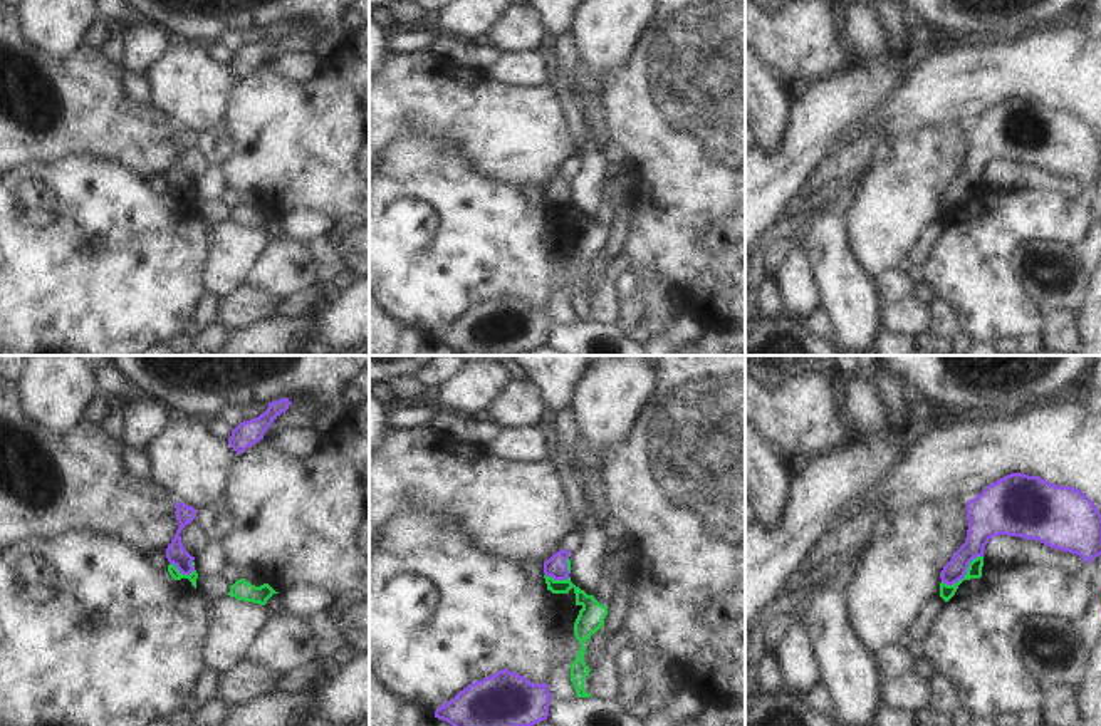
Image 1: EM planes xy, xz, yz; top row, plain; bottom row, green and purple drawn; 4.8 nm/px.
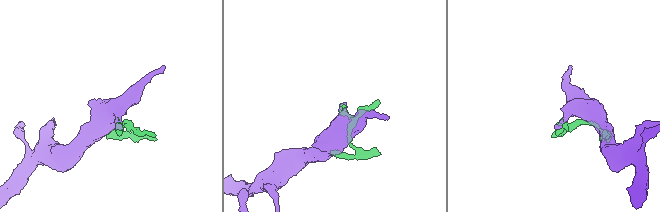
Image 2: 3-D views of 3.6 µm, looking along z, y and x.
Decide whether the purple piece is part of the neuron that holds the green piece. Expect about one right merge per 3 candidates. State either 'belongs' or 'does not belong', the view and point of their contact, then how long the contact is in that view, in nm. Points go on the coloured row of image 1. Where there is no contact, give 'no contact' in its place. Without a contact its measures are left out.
does not belong; contact yz (965, 574); length 240 nm

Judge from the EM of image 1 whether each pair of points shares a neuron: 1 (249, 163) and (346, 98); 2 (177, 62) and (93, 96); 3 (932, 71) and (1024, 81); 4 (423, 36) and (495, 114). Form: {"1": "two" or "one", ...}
{"1": "one", "2": "two", "3": "one", "4": "two"}

